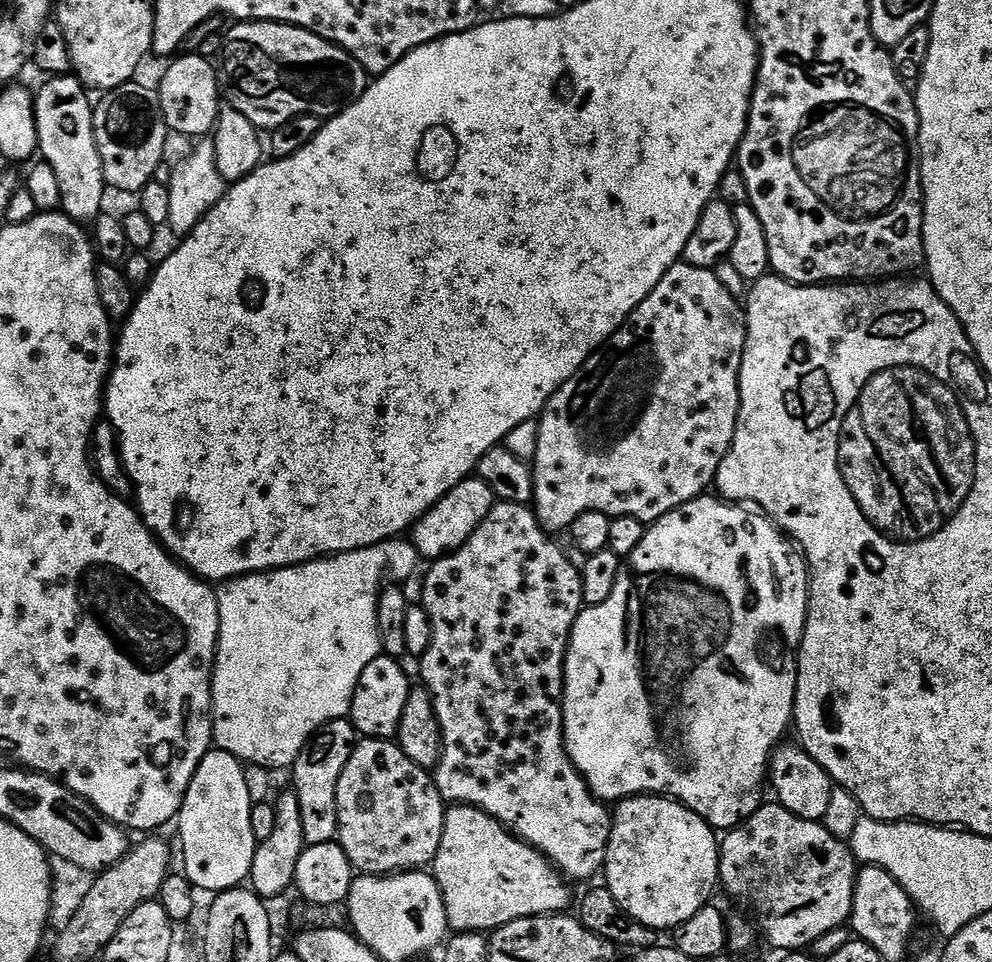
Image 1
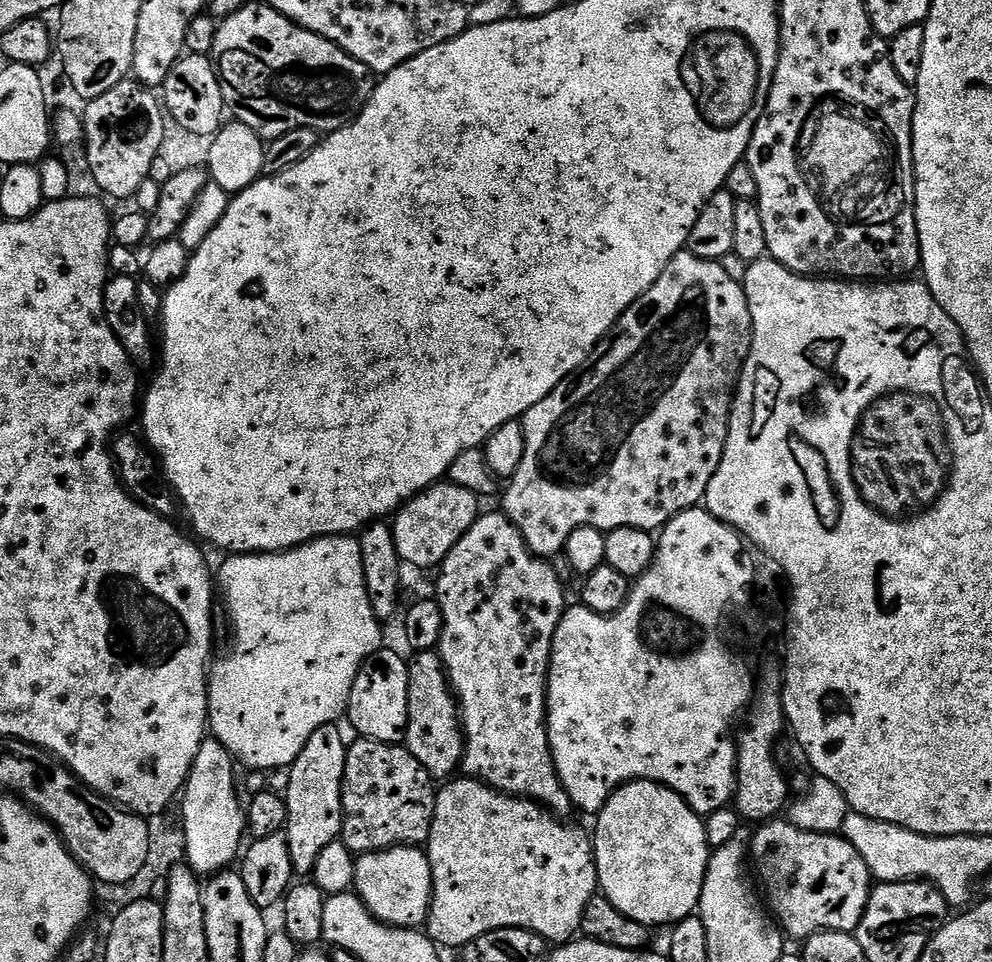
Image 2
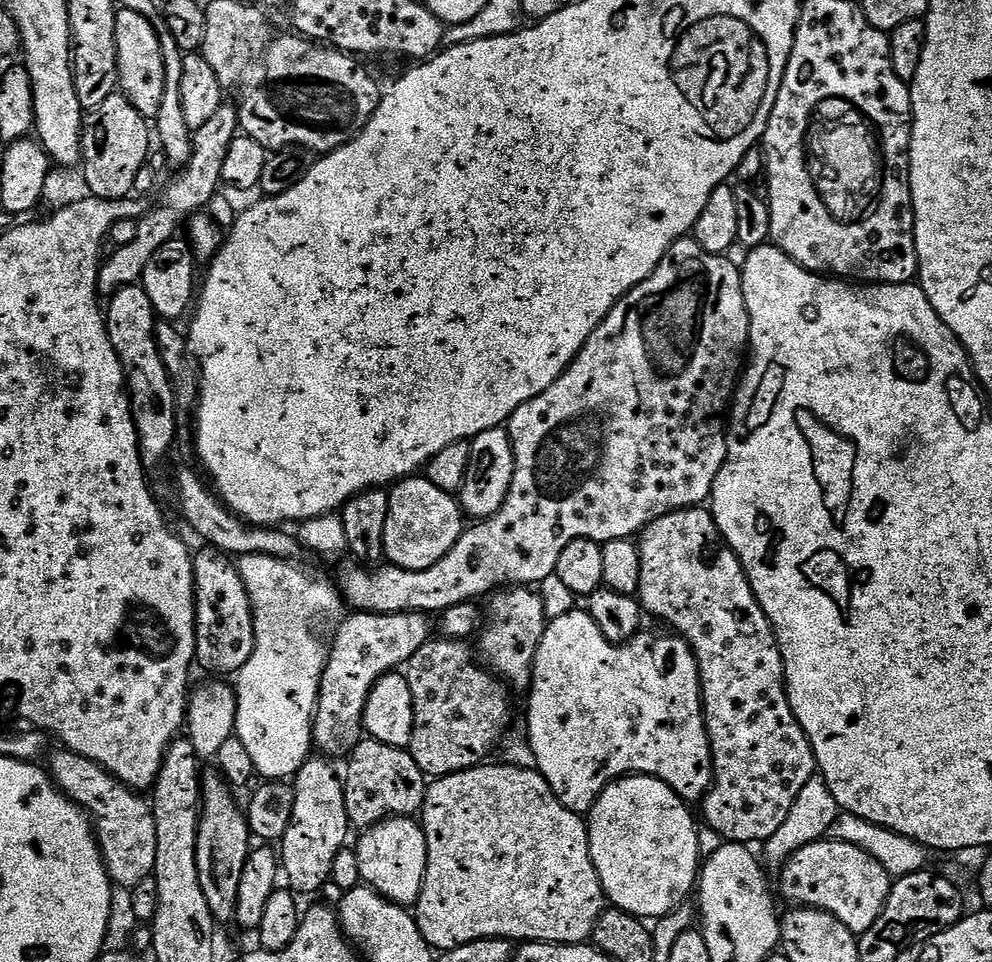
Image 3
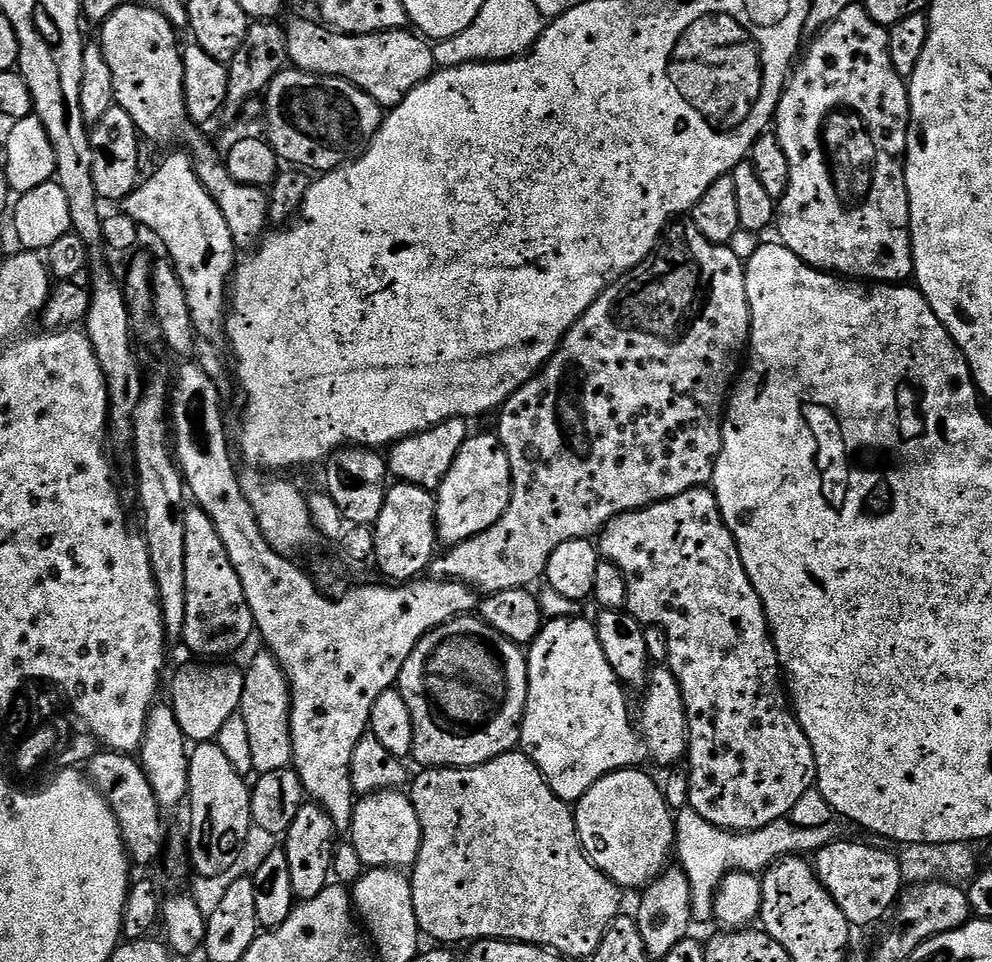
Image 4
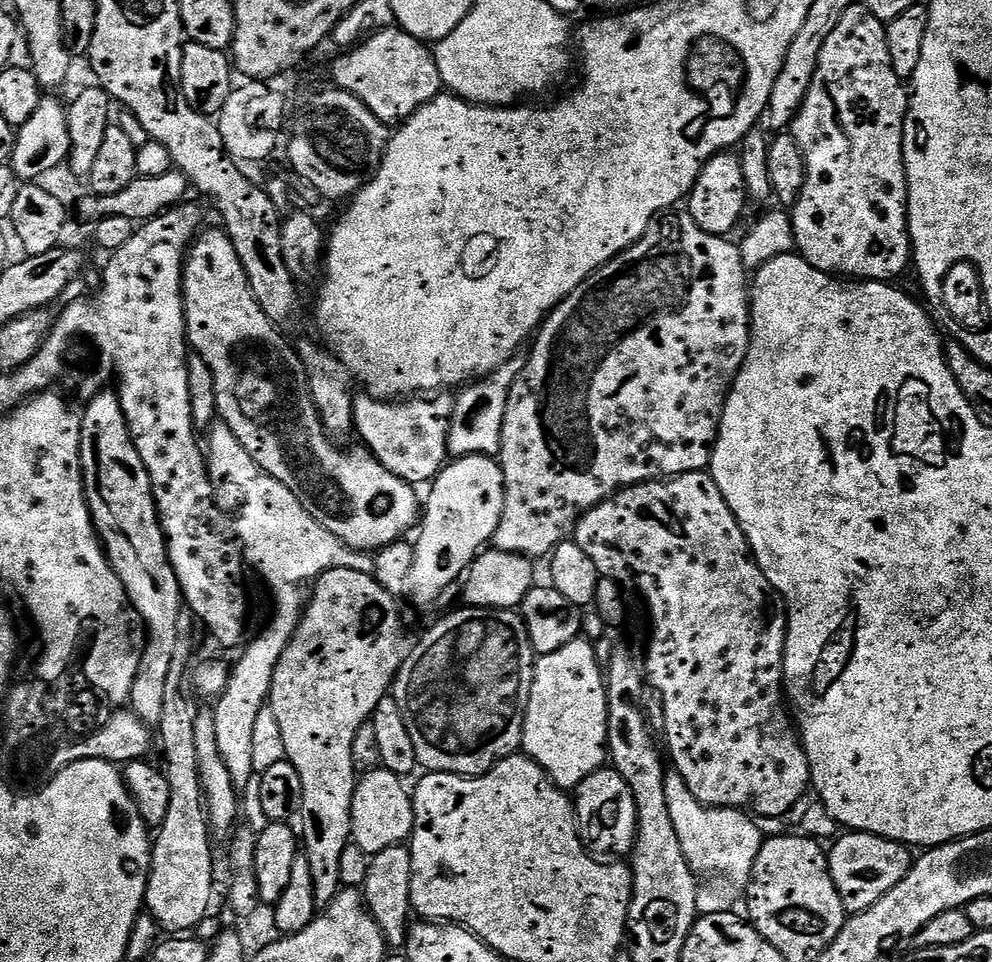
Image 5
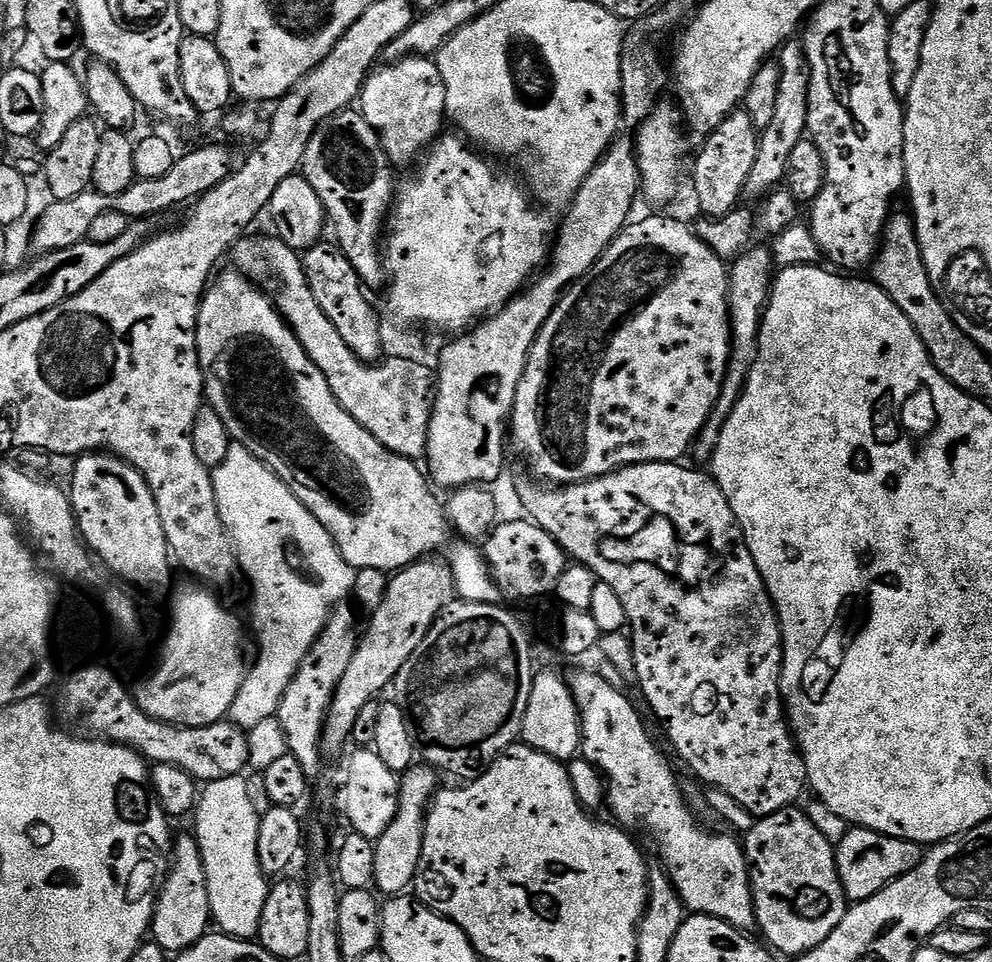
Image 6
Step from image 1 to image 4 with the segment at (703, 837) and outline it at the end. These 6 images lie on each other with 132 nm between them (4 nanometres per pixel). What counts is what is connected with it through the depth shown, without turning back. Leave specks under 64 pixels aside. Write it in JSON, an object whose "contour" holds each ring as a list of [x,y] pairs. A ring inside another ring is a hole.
{"contour":[[[639,767],[620,768],[606,774],[574,805],[576,833],[584,847],[588,861],[606,878],[610,878],[621,890],[636,888],[643,890],[669,867],[670,857],[676,847],[676,822],[673,809],[668,809],[668,800],[660,793],[660,788]]]}

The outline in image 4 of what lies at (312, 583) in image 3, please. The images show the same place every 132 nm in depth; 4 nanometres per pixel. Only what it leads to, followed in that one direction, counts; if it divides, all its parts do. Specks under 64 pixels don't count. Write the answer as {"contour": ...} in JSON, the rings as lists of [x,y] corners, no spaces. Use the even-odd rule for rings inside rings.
{"contour":[[[261,650],[252,660],[252,665],[244,672],[244,689],[238,713],[246,722],[246,734],[250,734],[250,755],[254,757],[254,768],[261,773],[270,770],[282,770],[292,762],[292,739],[290,738],[290,710],[292,709],[292,693],[288,690],[288,680],[280,663],[267,650]]]}

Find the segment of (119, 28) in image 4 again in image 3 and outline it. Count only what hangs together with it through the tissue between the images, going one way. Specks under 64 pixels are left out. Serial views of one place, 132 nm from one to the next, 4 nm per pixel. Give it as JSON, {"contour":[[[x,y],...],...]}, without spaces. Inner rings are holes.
{"contour":[[[120,8],[116,13],[116,53],[118,54],[119,91],[145,118],[154,118],[162,106],[164,63],[158,34],[142,14]]]}

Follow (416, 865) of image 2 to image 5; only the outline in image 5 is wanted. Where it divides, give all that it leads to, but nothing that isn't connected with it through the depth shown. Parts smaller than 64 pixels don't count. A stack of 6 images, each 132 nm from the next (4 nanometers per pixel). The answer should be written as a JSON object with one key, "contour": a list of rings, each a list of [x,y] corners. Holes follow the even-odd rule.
{"contour":[[[378,767],[365,771],[356,781],[354,798],[352,799],[352,838],[367,856],[377,856],[382,850],[403,845],[412,835],[414,826],[414,810],[409,789],[404,789],[405,781],[385,768]]]}

